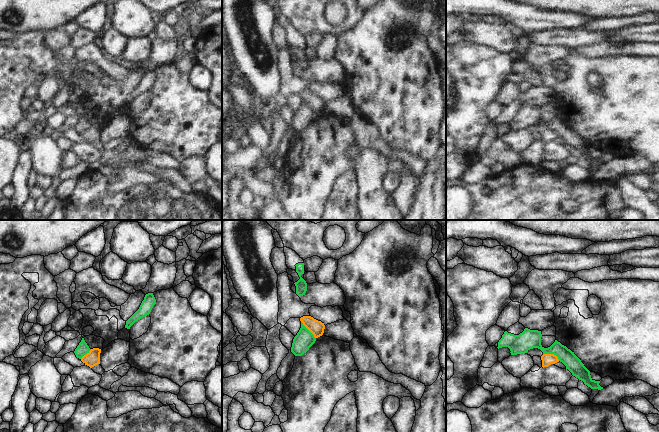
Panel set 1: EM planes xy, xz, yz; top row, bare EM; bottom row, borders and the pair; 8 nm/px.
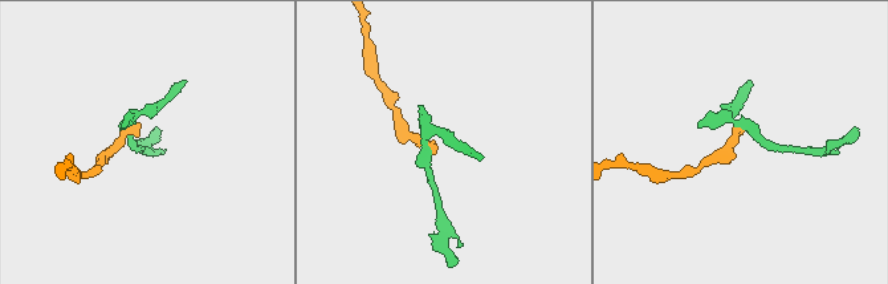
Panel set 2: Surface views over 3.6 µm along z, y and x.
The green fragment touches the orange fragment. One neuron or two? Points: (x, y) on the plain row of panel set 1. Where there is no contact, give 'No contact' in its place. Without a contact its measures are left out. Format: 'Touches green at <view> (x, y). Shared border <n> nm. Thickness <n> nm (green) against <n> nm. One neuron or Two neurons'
Touches green at yz (552, 129). Shared border 150 nm. Thickness 160 nm (green) against 100 nm. Two neurons.

